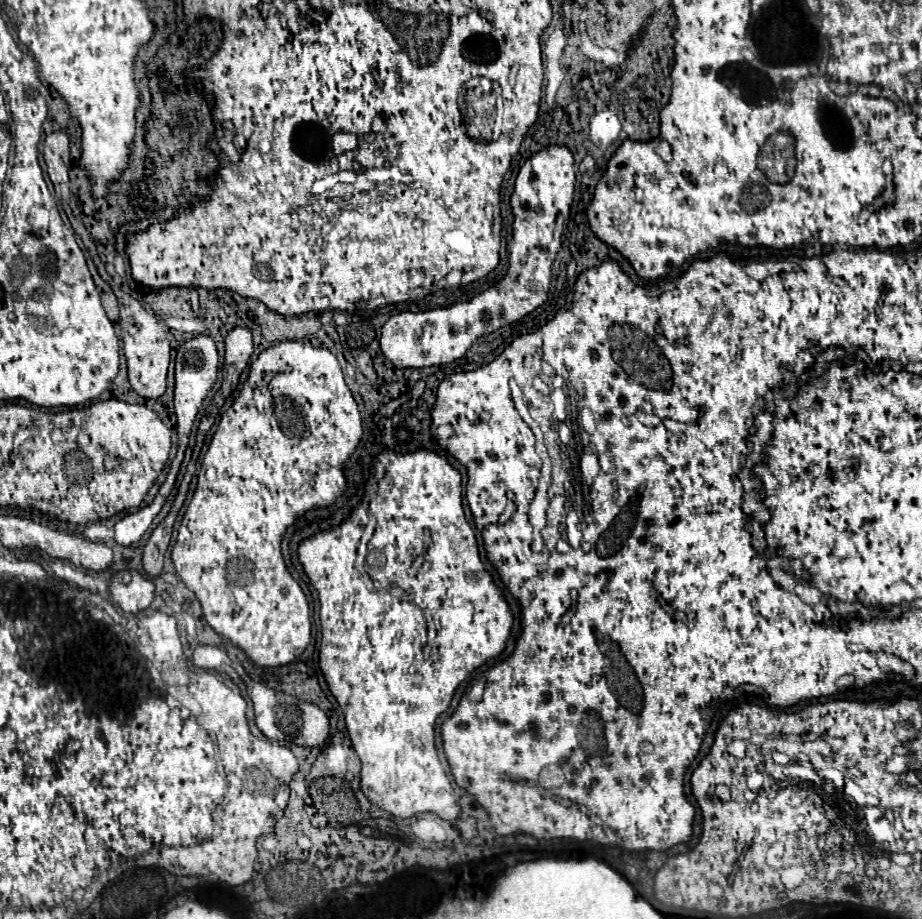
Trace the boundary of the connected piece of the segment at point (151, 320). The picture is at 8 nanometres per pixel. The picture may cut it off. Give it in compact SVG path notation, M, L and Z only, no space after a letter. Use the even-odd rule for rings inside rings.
M118 291L116 297L120 305L120 327L128 363L128 381L140 397L158 399L166 391L166 371L170 363L171 339L168 327L154 313L146 311L134 297L122 291Z

